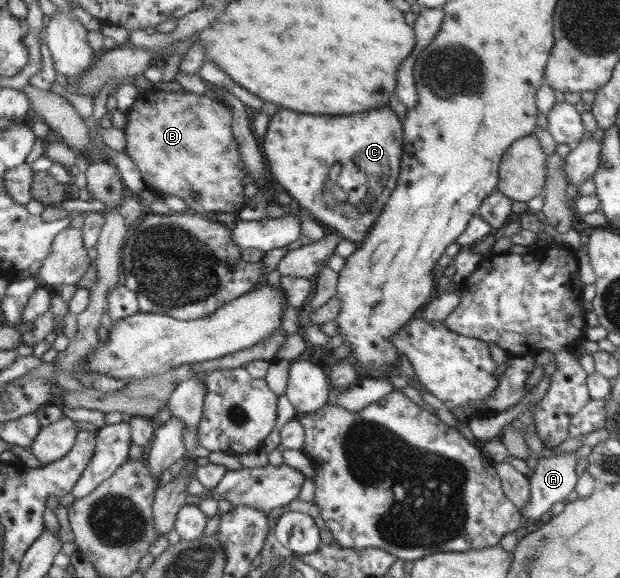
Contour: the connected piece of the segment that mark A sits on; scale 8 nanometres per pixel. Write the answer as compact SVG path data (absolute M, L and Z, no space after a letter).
M575 452L541 456L529 479L531 499L520 509L524 520L541 520L551 514L555 502L564 502L574 496L577 456Z

